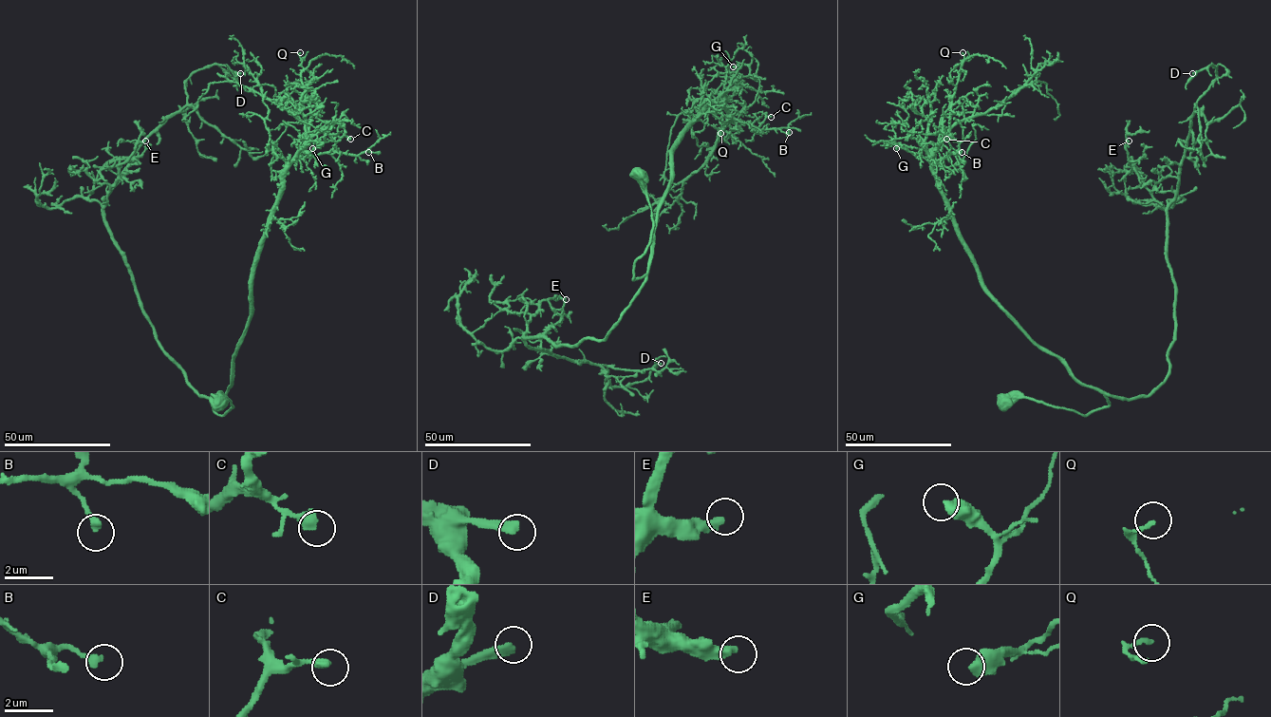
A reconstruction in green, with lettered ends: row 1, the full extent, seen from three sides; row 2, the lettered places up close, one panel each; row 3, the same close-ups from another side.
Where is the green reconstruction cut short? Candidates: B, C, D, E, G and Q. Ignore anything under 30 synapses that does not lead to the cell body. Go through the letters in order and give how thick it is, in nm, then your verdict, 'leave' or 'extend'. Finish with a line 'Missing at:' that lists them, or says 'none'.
B: 300 nm | leave
C: 400 nm | leave
D: 380 nm | extend
E: 360 nm | leave
G: 500 nm | leave
Q: 160 nm | leave
Missing at: D

